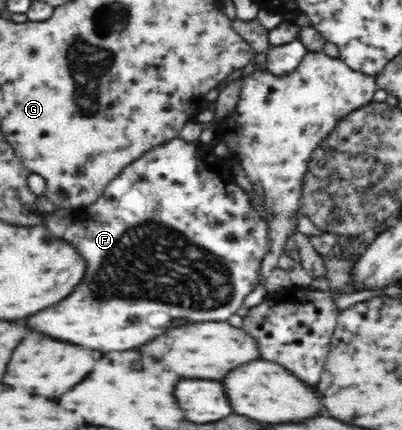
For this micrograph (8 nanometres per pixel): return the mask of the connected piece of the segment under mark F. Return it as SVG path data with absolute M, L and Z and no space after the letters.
M173 138L165 143L146 151L139 159L135 159L125 166L121 174L115 176L109 186L106 186L101 198L97 202L91 203L87 210L75 209L75 212L65 209L55 209L51 213L45 214L44 224L55 236L69 241L77 249L86 265L87 276L81 286L77 286L75 294L63 300L57 308L45 310L27 324L35 330L41 330L53 338L61 338L67 342L75 342L87 348L99 348L105 352L125 352L125 350L137 350L141 342L149 342L149 338L157 338L165 326L173 326L173 322L228 322L231 316L235 316L240 308L245 304L247 294L253 294L258 288L258 274L265 254L267 254L267 224L259 214L253 214L255 210L249 206L247 194L235 186L233 182L225 182L219 172L207 172L203 170L203 156L207 156L207 146L203 144L189 144L179 138Z

